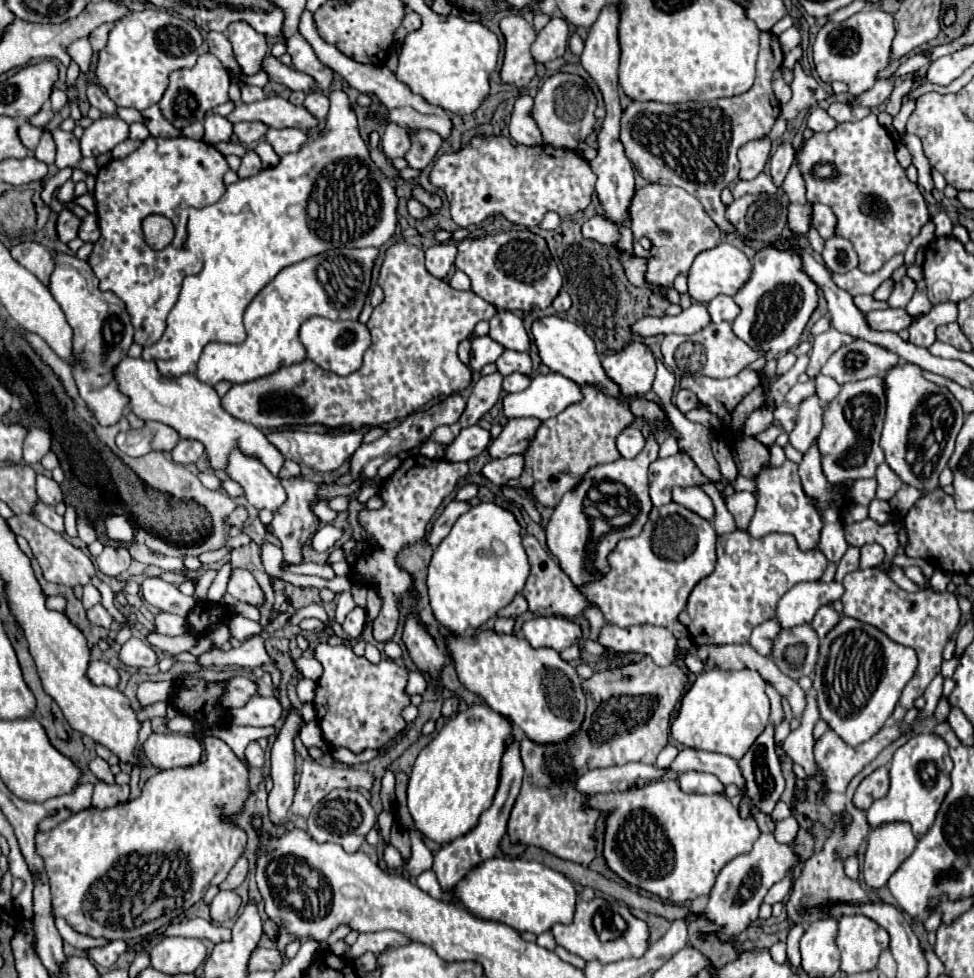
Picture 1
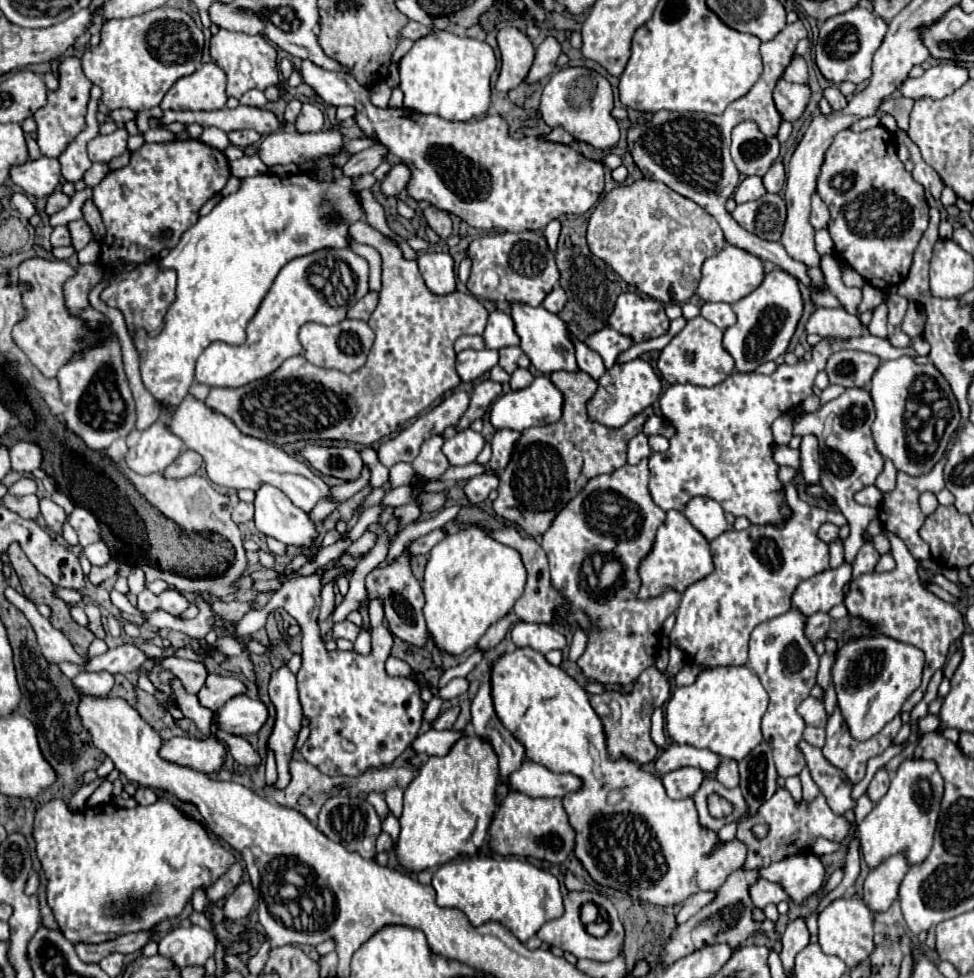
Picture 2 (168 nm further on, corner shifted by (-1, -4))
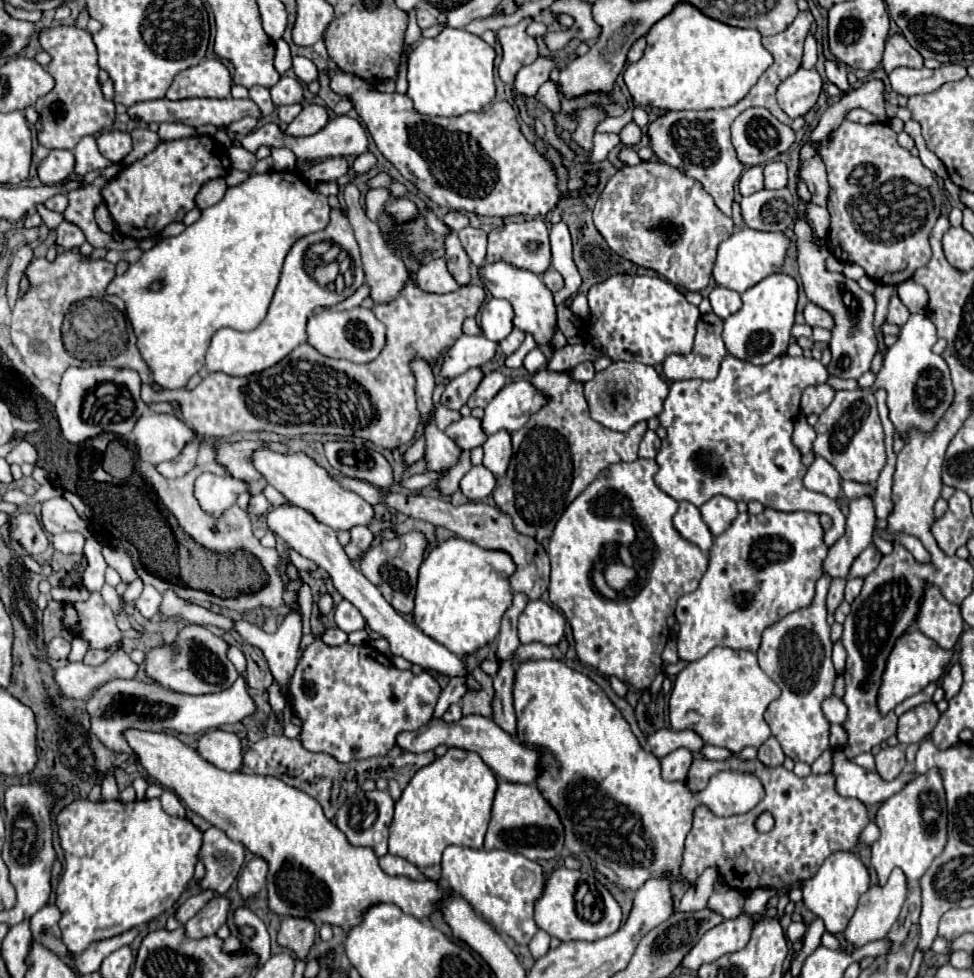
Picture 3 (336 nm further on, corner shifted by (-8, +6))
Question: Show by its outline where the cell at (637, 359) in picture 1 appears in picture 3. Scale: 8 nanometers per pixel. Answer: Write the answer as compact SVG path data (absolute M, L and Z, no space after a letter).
M612 362L606 370L598 372L584 384L584 396L590 406L590 416L596 422L616 432L628 432L636 422L650 420L662 412L668 384L652 366L644 366L640 362Z

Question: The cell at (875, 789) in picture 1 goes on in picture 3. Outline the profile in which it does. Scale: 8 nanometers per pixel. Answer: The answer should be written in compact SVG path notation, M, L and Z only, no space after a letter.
M900 746L884 748L876 754L876 772L884 780L894 780L902 772L904 764L906 764L906 756Z

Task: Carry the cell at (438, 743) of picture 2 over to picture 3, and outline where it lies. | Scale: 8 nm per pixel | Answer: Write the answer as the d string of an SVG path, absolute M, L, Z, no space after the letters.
M464 716L458 722L444 722L442 718L432 718L428 724L424 724L424 728L418 728L412 732L400 732L400 736L396 736L396 746L404 752L414 752L414 754L434 750L440 744L446 744L452 748L462 748L462 750L472 750L472 752L480 754L480 758L494 770L494 774L508 782L532 784L532 782L536 782L536 778L540 774L540 768L538 768L540 754L536 750L526 748L524 744L512 740L512 736L508 736L494 720L484 718L484 716Z

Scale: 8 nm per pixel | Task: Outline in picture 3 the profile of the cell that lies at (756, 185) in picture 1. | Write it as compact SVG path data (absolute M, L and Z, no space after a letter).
M750 166L744 170L740 182L738 182L738 190L742 196L750 196L758 190L764 188L764 176L762 176L762 166Z

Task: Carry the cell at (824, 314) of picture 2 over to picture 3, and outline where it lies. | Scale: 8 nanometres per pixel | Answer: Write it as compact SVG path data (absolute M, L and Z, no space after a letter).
M808 302L804 308L804 320L808 326L820 326L820 328L828 328L828 330L834 326L834 318L812 302Z

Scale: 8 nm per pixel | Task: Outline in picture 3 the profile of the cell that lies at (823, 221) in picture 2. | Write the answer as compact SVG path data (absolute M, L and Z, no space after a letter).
M814 156L810 160L802 160L800 168L798 168L798 176L808 186L810 194L812 194L812 202L818 206L826 206L830 188L828 188L828 180L826 180L824 162L818 156Z

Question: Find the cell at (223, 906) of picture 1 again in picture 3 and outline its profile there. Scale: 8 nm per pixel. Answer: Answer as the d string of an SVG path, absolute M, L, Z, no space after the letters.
M254 856L238 876L238 892L244 900L252 898L266 886L266 874L268 874L268 862L260 856Z

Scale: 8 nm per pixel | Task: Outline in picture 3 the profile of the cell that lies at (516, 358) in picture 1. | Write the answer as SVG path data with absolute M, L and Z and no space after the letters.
M514 328L502 342L500 342L500 346L502 346L502 352L506 354L506 356L510 356L510 354L514 354L516 350L518 350L518 346L524 342L524 332L520 332L520 328Z

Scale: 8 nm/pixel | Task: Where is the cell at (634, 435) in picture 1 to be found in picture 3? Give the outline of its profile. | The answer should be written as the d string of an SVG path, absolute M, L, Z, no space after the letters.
M648 430L648 432L644 434L644 438L642 438L642 442L640 442L640 452L638 452L638 456L652 460L652 458L656 458L658 450L660 450L660 438L656 436L654 430Z

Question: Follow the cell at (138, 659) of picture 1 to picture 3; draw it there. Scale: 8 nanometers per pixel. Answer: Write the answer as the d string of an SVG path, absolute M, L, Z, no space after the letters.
M110 648L110 650L94 650L94 652L86 652L84 662L86 662L88 666L98 666L98 664L102 664L112 652L114 652L114 648Z

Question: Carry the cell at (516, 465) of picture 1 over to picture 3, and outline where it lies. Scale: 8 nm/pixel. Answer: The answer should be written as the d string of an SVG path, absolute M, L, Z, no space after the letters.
M472 466L472 470L464 474L464 478L460 480L460 490L468 500L486 498L488 494L492 494L494 486L496 486L496 480L492 472L486 470L484 466Z

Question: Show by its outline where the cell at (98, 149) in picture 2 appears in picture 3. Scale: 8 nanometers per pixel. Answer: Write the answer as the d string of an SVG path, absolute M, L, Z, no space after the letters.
M108 130L98 136L98 150L110 162L122 162L124 156L132 150L132 138L126 132Z

